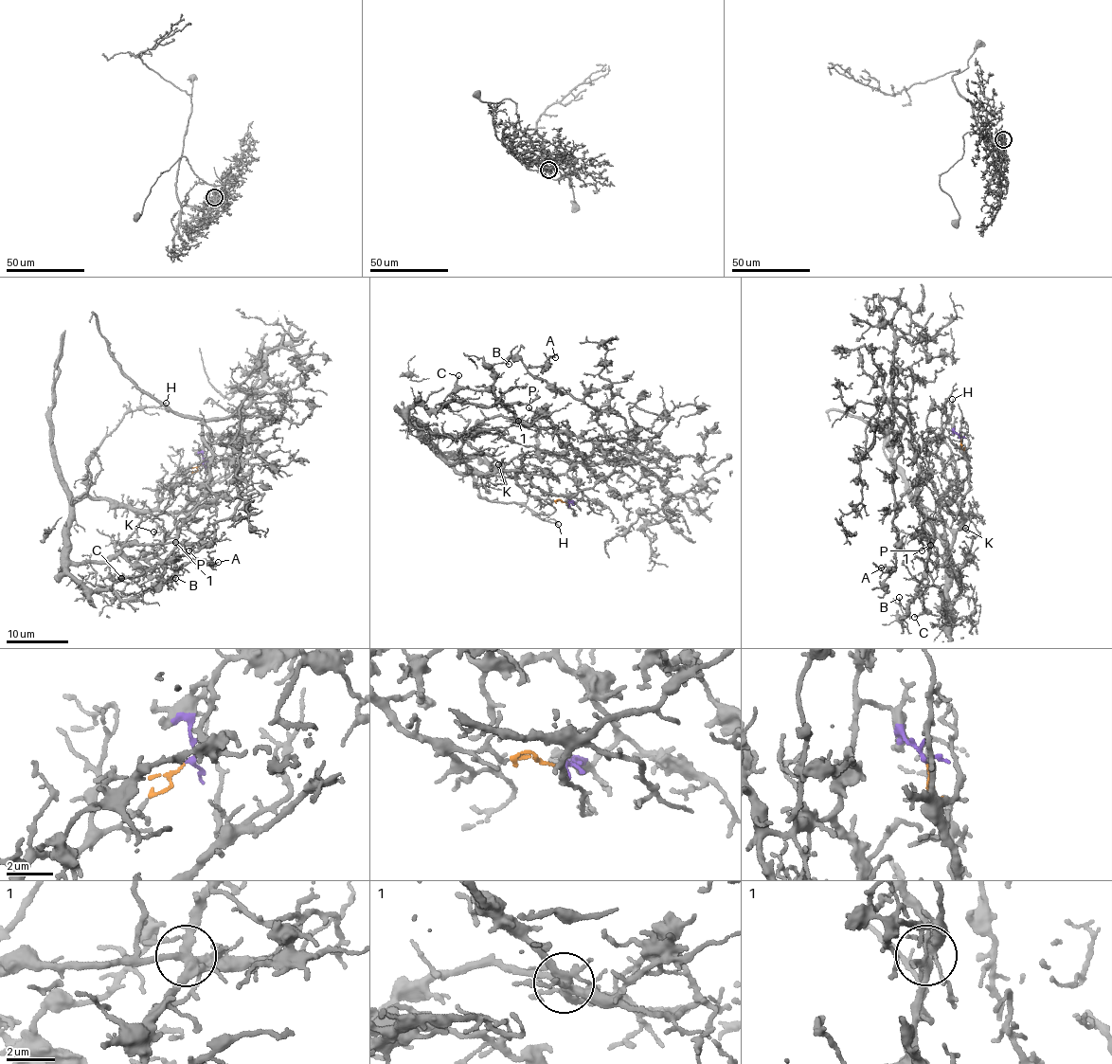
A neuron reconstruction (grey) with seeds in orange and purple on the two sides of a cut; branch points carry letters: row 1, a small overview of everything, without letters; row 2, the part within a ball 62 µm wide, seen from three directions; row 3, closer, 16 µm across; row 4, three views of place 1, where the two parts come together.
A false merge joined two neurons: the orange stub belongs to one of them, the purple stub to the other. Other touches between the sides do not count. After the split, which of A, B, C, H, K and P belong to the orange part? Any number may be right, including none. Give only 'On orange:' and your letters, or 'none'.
On orange: H, K

